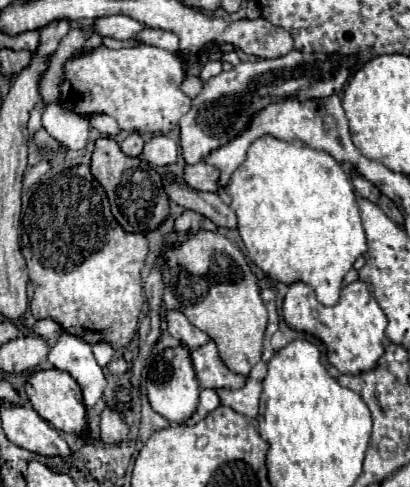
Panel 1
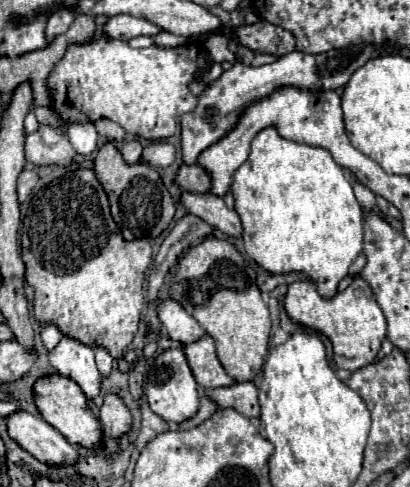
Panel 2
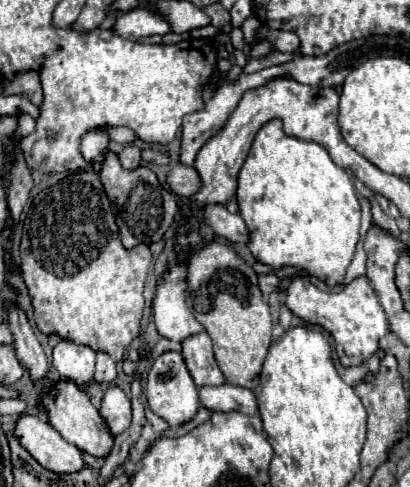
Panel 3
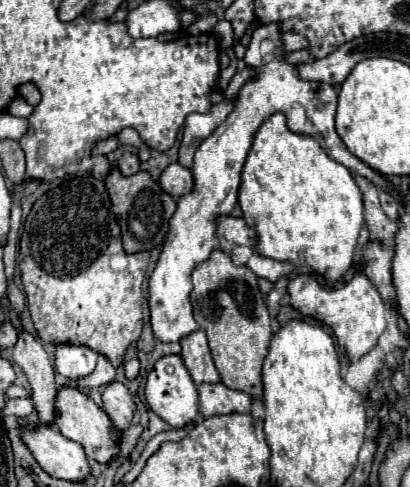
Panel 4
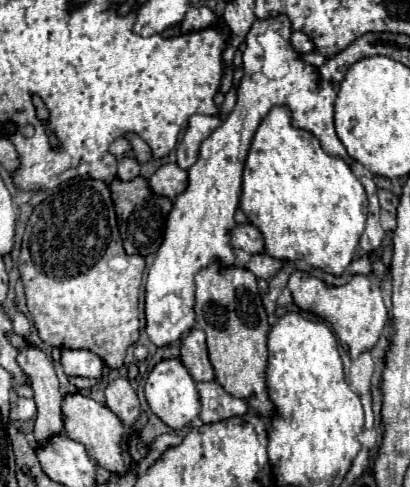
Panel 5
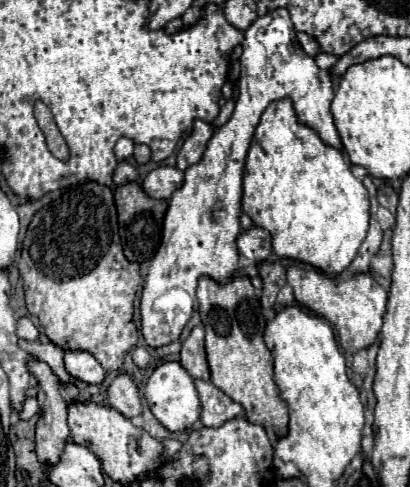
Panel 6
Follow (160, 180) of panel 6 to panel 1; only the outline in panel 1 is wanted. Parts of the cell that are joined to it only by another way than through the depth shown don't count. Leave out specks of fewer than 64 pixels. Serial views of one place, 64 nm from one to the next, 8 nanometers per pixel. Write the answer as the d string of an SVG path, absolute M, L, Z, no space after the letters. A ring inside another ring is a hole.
M198 162L194 166L186 166L184 180L188 186L202 190L202 192L218 192L220 186L220 172L212 164Z

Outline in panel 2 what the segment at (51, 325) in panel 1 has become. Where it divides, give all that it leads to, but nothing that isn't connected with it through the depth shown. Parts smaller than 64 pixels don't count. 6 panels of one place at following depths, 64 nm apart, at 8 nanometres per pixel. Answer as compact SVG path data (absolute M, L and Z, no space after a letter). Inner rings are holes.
M46 324L41 331L41 338L45 348L50 352L52 351L58 342L62 339L63 334L59 328L53 324Z

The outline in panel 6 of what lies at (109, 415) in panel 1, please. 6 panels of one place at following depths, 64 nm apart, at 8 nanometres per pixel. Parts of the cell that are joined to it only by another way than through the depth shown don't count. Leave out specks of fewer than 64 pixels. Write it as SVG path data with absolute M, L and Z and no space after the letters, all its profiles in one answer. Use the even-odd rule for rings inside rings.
M128 374L116 376L114 382L108 386L108 402L114 410L118 410L126 418L140 416L142 412L138 388Z

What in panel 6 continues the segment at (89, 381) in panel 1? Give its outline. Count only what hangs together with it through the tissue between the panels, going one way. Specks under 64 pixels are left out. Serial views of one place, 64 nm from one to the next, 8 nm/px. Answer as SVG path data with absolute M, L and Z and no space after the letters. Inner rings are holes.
M64 352L64 364L66 372L78 380L84 380L88 384L100 384L104 380L104 370L100 362L90 352Z

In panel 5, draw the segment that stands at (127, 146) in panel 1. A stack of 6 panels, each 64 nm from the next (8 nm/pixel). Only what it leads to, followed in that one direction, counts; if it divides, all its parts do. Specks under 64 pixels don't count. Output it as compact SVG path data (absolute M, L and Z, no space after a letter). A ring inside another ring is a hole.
M124 156L120 162L118 162L118 178L120 180L132 180L140 174L140 164L136 162L136 158L132 156Z

